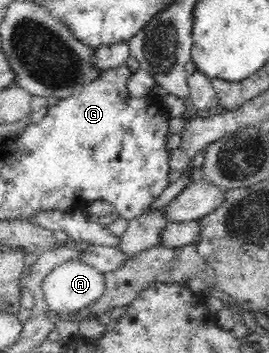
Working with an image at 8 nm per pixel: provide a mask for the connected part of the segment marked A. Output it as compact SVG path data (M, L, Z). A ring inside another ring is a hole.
M72 259L54 267L42 288L50 310L70 314L92 305L106 291L106 280L91 264Z

